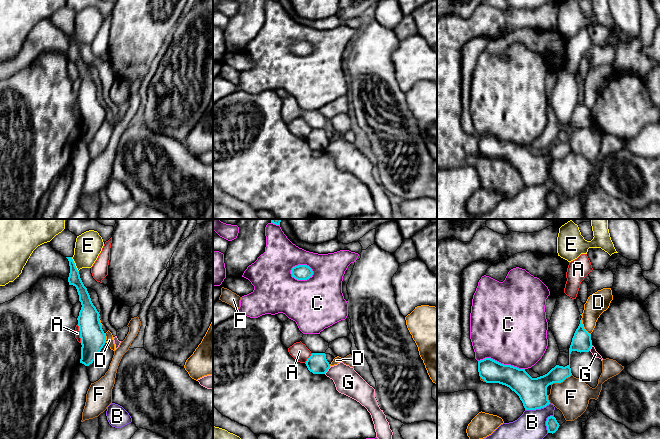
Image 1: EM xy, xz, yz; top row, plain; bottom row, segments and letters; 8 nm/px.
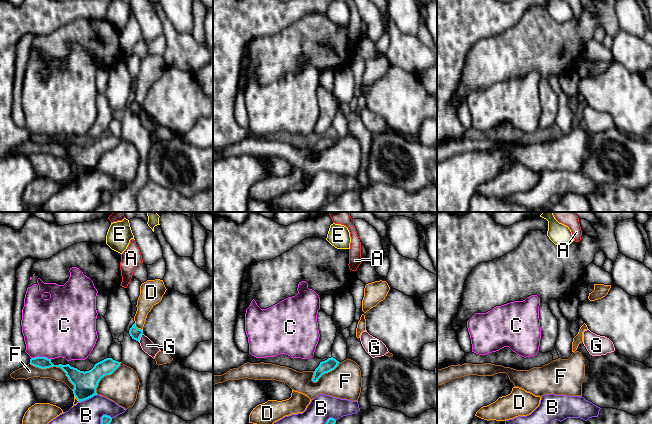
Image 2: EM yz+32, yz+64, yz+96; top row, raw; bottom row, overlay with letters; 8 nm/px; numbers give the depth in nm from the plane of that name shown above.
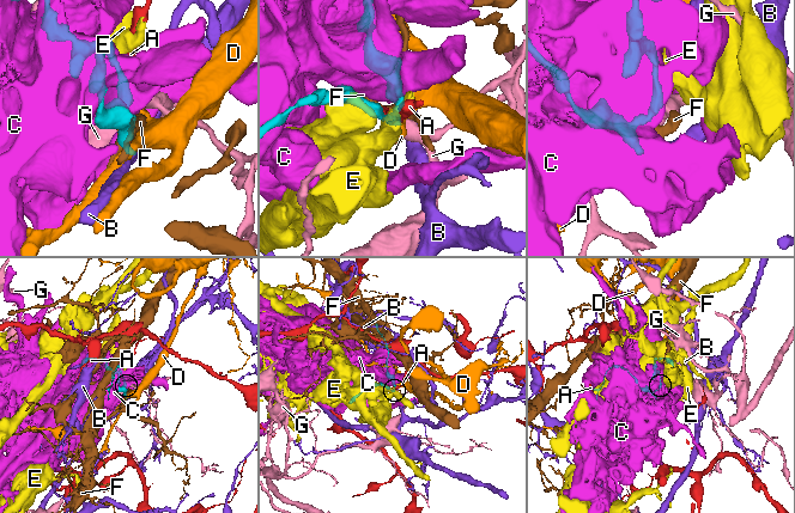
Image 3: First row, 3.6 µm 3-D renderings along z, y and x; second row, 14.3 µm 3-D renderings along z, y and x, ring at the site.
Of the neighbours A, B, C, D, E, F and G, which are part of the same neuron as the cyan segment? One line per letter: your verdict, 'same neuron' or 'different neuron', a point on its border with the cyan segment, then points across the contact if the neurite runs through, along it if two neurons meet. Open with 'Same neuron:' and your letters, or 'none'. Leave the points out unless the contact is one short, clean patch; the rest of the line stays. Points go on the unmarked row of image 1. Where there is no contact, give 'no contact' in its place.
Same neuron: none
A: different neuron; meets cyan in xy at (80, 109); border along xy (77, 100), (81, 118)
B: different neuron; meets cyan in yz at (537, 184); border along yz (550, 179), (540, 184), (525, 186)
C: different neuron; meets cyan in xz at (303, 41)
D: different neuron; meets cyan in yz at (583, 103)
E: different neuron; meets cyan in xy at (74, 40)
F: different neuron; meets cyan in yz at (560, 158)
G: different neuron; meets cyan in xz at (327, 146); border along xz (330, 142), (324, 149)

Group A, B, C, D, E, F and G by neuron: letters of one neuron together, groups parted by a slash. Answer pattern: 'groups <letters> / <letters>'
groups A / B / C / D / E / F / G

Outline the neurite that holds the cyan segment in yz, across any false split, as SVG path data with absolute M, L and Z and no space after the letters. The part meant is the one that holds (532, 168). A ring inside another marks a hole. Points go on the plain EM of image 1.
M580 96L569 124L569 140L567 142L556 141L547 150L532 154L525 145L485 134L478 137L478 148L486 159L499 159L514 167L522 177L525 186L541 185L550 180L547 163L553 159L561 159L572 151L571 128L589 128L592 122L591 110L584 105L582 96Z

